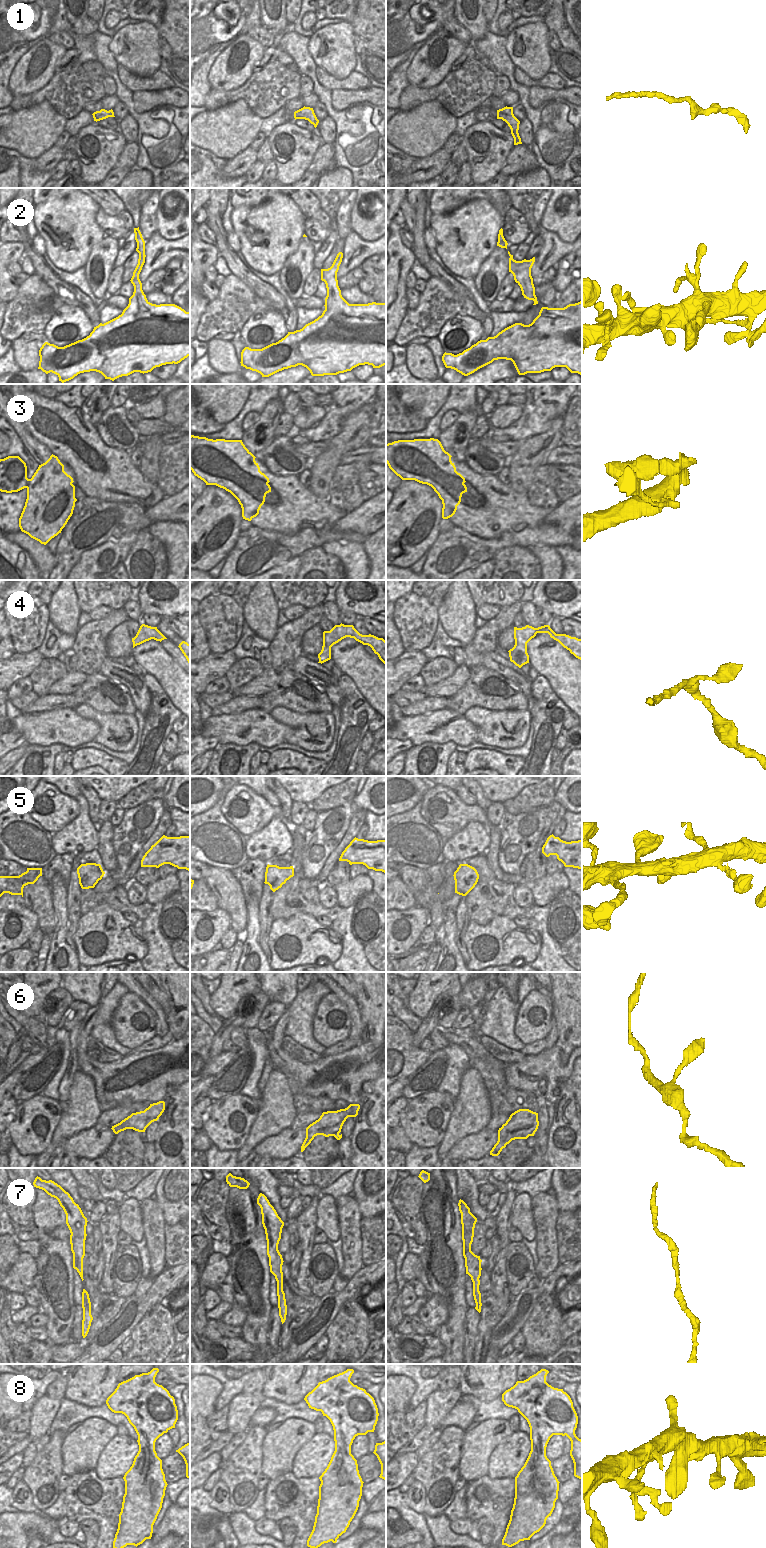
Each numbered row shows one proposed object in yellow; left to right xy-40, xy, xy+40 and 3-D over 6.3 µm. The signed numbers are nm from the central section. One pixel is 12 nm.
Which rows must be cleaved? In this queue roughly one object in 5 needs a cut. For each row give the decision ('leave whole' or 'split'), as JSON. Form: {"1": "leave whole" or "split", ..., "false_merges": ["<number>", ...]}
{"1": "leave whole", "2": "leave whole", "3": "leave whole", "4": "leave whole", "5": "leave whole", "6": "leave whole", "7": "leave whole", "8": "leave whole", "false_merges": []}

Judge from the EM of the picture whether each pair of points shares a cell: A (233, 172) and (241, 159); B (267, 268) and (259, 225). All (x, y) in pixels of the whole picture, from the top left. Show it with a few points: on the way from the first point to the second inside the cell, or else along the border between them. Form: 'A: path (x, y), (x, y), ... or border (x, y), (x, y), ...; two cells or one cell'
A: path (234, 169), (241, 162); one cell
B: path (267, 257), (267, 248), (270, 240), (267, 236); one cell

